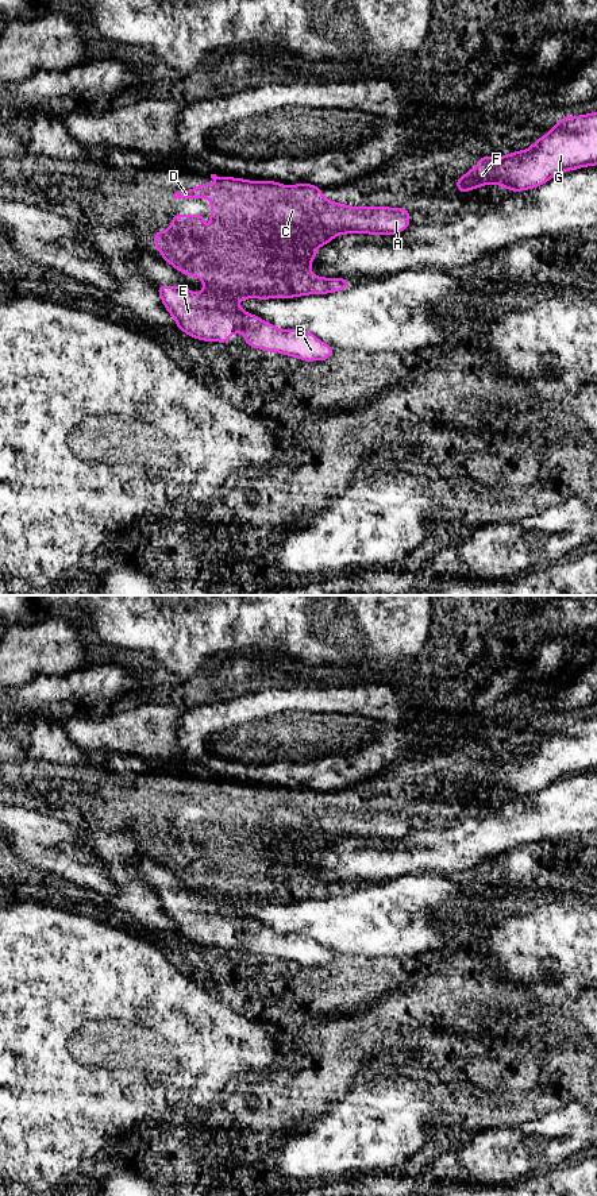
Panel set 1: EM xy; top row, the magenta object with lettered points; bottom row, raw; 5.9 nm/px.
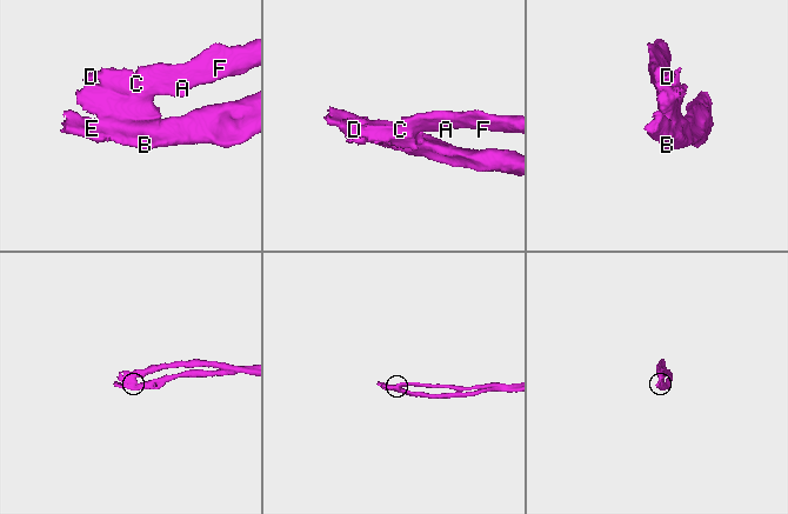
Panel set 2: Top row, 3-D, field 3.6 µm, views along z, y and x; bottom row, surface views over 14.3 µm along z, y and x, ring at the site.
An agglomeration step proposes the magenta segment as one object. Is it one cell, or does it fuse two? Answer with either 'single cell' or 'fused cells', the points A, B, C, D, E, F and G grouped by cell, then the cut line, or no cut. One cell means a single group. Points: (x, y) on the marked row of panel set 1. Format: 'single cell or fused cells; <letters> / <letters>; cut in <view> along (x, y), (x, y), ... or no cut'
fused cells; A C D F G / B E; cut in xy along (205, 290), (226, 293), (234, 297)

